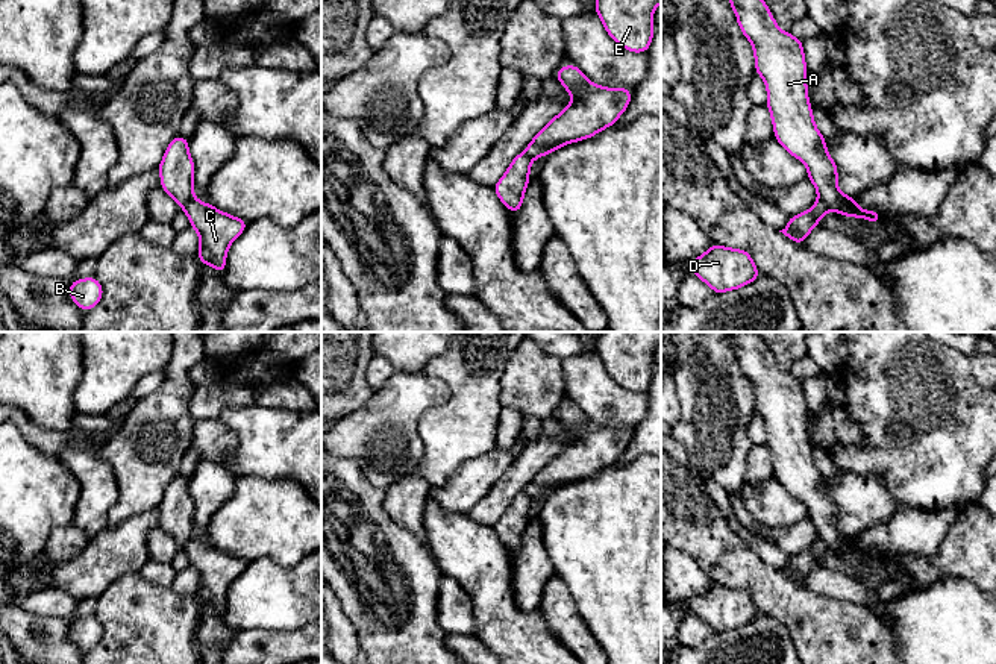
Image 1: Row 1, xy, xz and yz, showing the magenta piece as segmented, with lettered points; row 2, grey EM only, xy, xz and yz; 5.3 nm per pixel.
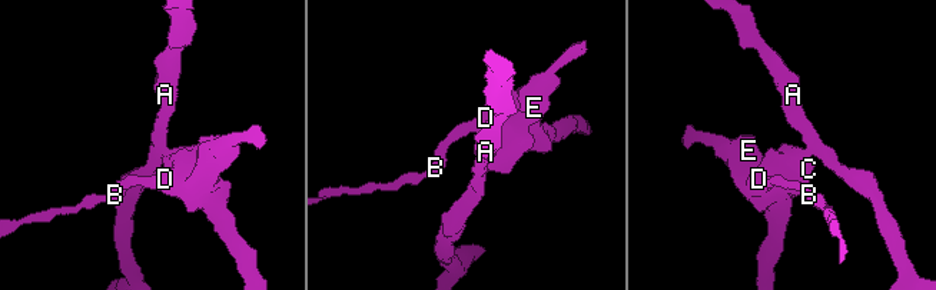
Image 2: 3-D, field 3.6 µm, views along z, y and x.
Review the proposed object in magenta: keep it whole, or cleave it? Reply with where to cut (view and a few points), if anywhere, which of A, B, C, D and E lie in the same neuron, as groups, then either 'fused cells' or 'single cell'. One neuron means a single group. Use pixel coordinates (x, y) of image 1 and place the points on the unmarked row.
cut yz (819, 537), (830, 549); groups A / B C D E; fused cells

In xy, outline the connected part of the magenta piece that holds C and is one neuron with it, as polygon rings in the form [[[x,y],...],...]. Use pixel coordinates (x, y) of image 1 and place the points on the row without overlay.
[[[194,537],[182,549],[189,558],[189,565],[199,572],[199,600],[224,614],[226,593],[249,562]]]

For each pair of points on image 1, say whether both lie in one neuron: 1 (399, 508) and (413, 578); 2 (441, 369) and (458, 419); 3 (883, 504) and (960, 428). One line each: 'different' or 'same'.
1: different
2: same
3: different

